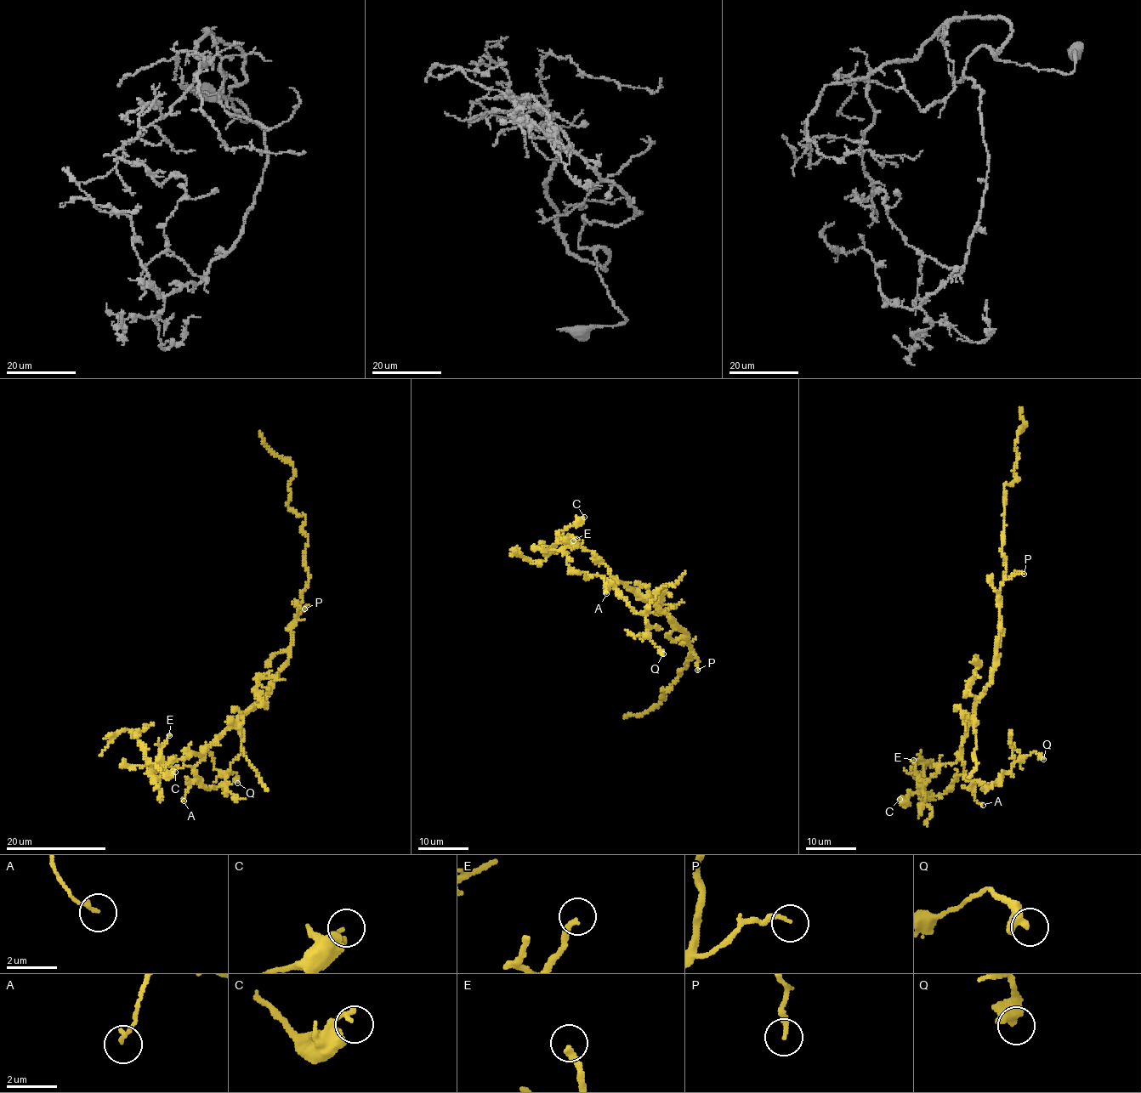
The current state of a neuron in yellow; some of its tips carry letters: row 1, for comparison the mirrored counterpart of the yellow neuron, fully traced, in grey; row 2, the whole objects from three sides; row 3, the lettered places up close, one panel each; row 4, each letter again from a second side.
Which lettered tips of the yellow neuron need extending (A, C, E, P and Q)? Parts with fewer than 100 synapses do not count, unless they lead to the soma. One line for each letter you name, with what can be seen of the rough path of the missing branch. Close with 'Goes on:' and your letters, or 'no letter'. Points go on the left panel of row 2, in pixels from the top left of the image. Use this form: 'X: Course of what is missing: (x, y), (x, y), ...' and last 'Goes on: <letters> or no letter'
Goes on: E

